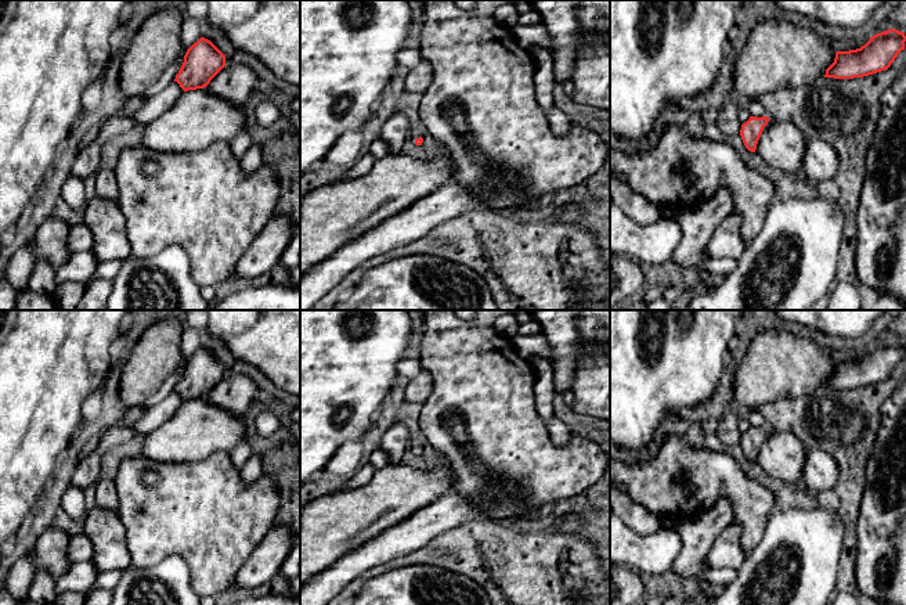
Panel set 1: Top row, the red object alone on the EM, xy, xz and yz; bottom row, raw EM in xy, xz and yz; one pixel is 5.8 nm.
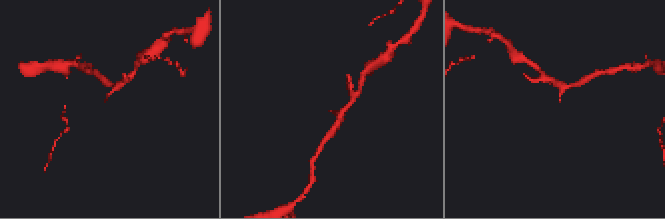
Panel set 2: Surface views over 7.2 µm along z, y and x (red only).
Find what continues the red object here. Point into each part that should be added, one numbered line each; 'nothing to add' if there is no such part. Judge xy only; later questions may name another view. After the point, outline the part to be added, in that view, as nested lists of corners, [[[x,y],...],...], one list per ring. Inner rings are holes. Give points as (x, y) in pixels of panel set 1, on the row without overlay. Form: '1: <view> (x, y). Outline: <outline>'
nothing to add

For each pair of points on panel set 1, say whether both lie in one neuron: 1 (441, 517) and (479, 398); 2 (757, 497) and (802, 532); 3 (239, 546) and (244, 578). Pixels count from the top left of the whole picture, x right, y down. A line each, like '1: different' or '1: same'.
1: different
2: different
3: different

